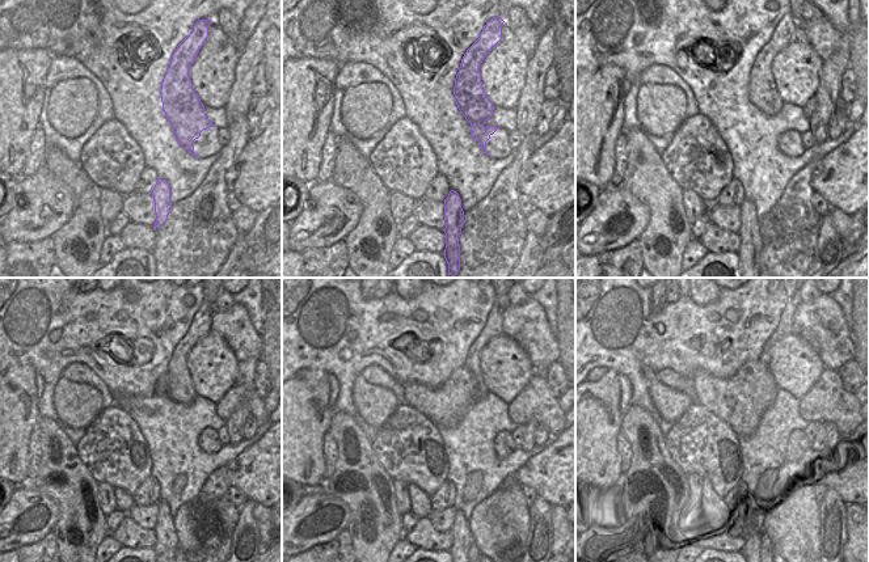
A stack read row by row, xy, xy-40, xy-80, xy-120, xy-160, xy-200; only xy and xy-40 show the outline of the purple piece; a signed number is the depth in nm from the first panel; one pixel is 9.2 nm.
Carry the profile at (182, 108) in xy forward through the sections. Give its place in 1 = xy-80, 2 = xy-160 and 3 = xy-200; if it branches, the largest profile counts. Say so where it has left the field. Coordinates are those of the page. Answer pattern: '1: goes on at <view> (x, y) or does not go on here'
1: goes on at xy-80 (762, 89)
2: goes on at xy-160 (493, 326)
3: goes on at xy-200 (784, 328)

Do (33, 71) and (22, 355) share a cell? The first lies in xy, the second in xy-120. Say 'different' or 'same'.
different

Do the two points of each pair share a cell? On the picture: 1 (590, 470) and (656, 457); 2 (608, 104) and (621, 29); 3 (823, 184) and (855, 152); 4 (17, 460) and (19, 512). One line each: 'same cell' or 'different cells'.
1: different cells
2: different cells
3: same cell
4: different cells

